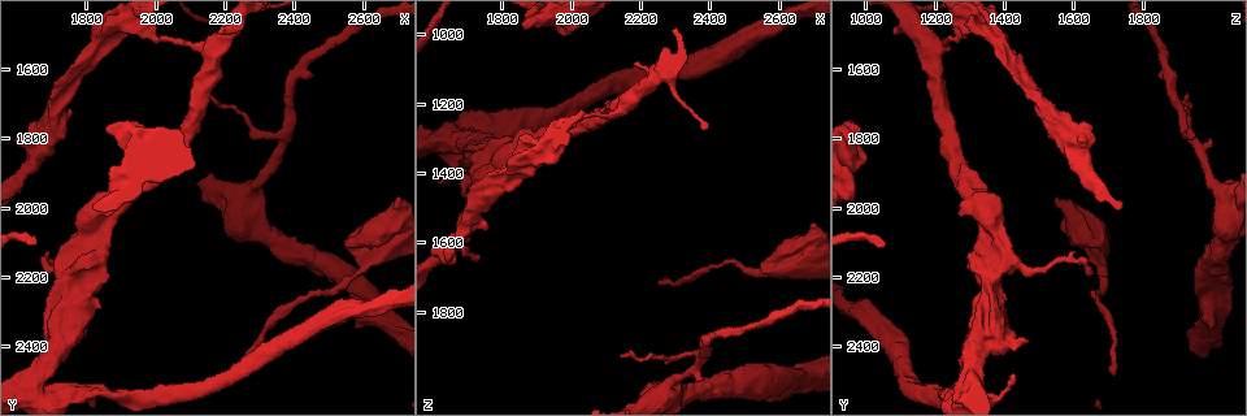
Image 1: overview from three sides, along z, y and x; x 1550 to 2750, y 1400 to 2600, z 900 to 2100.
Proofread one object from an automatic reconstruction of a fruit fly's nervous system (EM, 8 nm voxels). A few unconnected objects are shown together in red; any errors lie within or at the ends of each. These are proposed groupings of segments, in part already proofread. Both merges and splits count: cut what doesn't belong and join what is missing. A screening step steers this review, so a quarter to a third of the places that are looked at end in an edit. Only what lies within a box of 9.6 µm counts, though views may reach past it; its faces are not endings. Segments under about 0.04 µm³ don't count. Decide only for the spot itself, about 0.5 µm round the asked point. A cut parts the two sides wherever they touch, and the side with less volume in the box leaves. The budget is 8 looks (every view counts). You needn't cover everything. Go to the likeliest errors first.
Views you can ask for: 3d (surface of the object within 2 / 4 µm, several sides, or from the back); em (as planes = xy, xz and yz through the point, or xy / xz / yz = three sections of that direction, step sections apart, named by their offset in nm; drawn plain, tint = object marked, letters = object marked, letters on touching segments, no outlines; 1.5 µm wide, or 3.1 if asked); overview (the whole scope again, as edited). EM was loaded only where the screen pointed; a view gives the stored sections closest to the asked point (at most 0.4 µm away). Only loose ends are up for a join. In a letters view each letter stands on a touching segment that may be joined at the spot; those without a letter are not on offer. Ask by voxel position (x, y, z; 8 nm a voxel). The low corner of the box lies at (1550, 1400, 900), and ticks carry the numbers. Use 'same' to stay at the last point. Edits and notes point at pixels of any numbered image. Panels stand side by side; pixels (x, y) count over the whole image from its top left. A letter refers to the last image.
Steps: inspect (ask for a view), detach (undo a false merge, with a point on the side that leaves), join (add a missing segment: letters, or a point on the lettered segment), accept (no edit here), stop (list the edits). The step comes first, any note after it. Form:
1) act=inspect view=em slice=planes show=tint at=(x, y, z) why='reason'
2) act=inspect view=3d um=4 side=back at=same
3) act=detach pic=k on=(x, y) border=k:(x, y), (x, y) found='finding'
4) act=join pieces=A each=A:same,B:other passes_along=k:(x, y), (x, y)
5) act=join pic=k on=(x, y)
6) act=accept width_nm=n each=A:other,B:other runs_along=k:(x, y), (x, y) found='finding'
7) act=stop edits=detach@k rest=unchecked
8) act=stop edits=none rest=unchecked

act=inspect view=3d um=4 at=(2260, 2480, 1730) why='branch stops here'

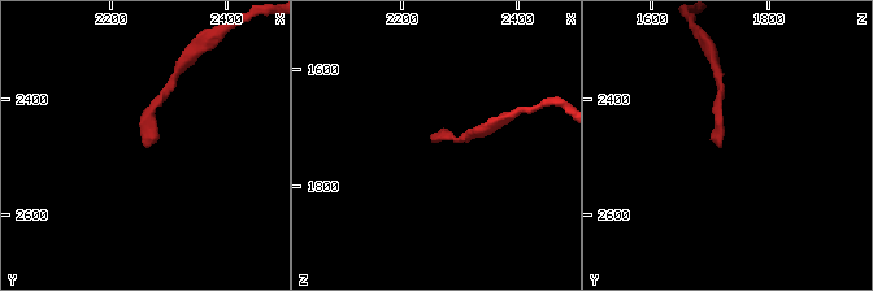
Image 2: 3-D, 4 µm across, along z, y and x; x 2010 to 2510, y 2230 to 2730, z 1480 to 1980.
act=inspect view=em slice=xz step=8 show=tint at=(2265, 2485, 1720) why='now the EM'

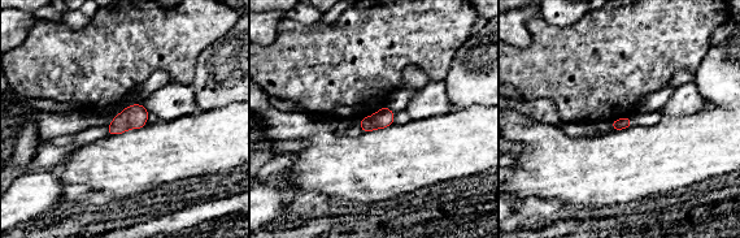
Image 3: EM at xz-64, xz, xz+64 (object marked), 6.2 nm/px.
act=inspect view=em slice=planes show=letters at=same

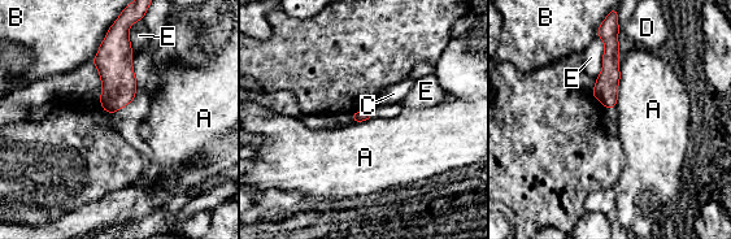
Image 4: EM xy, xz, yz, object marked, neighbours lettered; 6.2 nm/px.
act=accept each=A:other,B:other,C:other,D:other,E:other border=4:(619, 59), (618, 99), (614, 108) found='none of them fits'

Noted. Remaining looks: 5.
act=inspect view=3d um=2 at=(2010, 1510, 1260) why='arms run side by side'

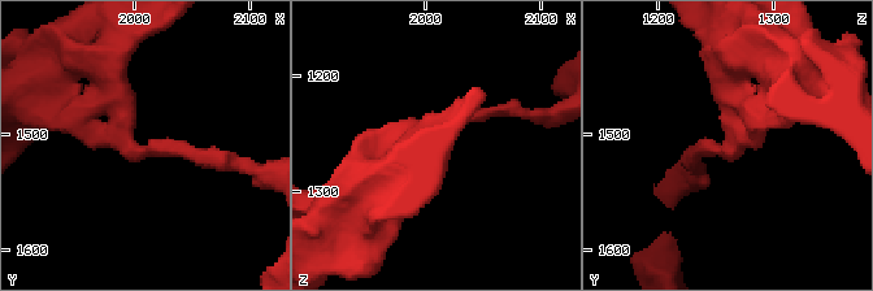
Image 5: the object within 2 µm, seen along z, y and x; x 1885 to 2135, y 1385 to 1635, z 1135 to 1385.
act=inspect view=em slice=xy step=8 show=tint at=(2002, 1512, 1258)

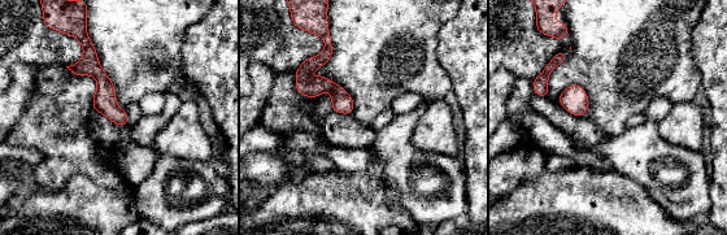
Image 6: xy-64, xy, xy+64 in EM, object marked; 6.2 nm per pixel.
act=inspect view=em slice=planes show=letters at=same why='cut it another way'

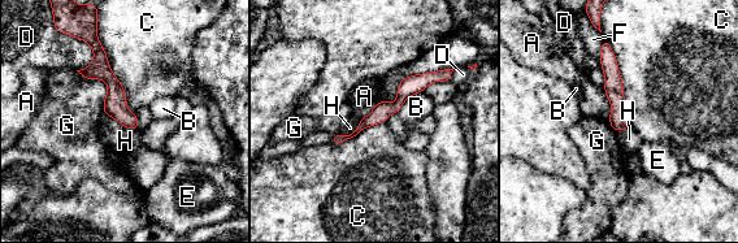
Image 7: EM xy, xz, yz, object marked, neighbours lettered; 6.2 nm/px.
act=accept each=A:other,B:other,C:other,D:other,E:other,F:other,G:other,H:other arms=4 border=7:(76, 70), (107, 85), (104, 113) found='all the same neuron'

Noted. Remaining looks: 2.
act=inspect view=3d um=4 at=(1690, 2380, 1460) why='free end'

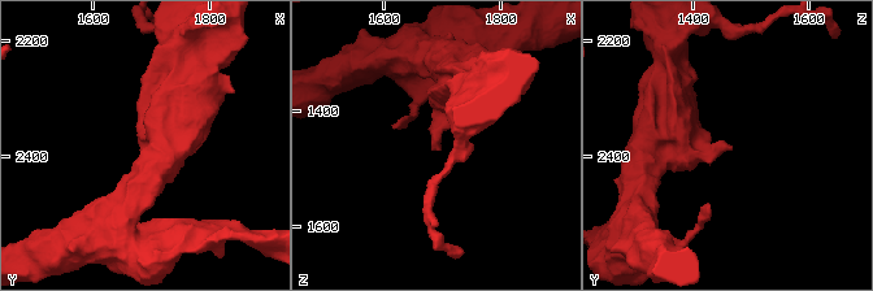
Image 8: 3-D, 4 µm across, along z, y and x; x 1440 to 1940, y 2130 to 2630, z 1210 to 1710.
act=inspect view=em slice=planes show=letters at=(1685, 2385, 1465) why='shape alone is not enough'

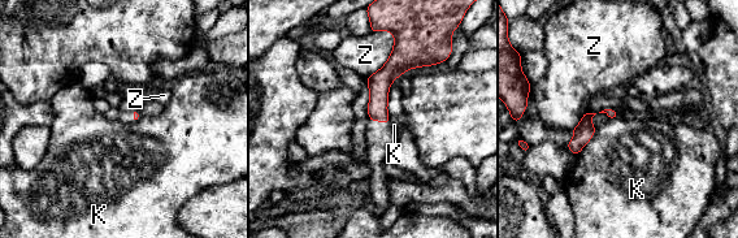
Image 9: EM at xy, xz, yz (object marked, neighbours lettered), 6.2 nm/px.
act=accept longest_contact=Z:340nm each=K:other,Z:other found='none of them fits'

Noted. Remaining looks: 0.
act=stop edits=none rest=unchecked

